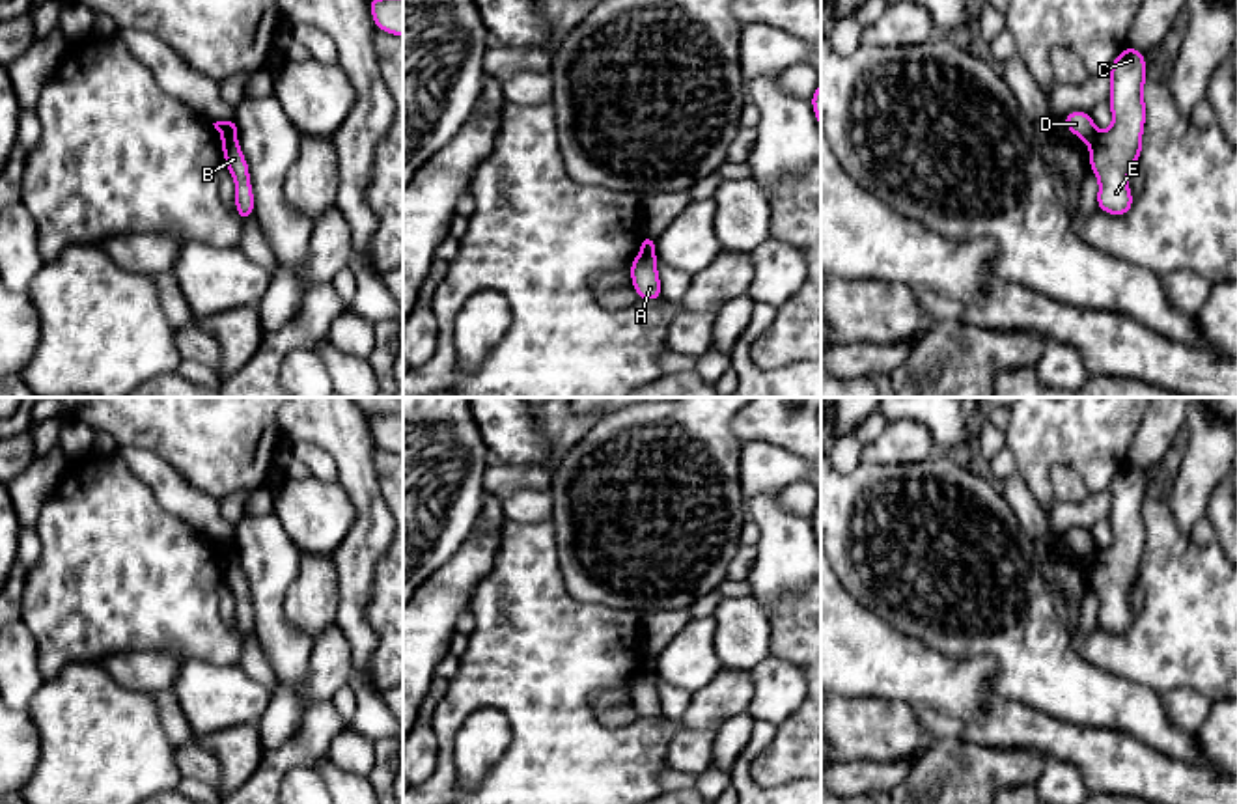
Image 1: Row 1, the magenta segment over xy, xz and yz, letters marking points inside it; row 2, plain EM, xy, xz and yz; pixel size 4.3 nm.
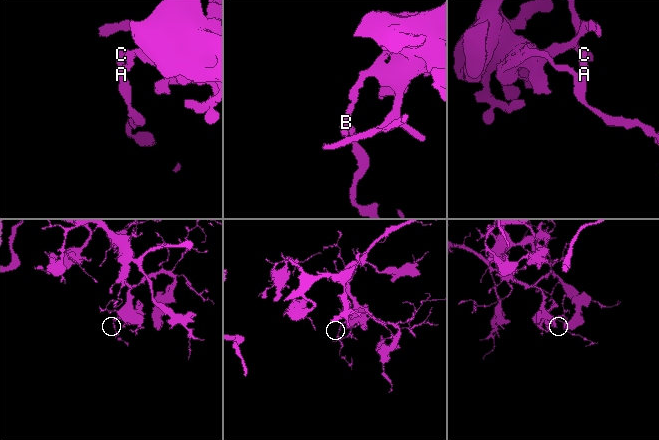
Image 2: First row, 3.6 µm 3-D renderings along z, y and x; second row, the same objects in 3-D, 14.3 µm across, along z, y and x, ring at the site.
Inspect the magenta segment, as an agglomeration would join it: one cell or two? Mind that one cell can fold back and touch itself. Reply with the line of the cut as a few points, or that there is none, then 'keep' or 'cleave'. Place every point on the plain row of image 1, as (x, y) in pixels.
cut in xy along (236, 553), (222, 556); cleave

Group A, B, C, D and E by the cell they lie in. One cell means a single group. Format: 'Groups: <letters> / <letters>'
Groups: A B C E / D

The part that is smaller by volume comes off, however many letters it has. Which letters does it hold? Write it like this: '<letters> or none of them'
A, B, C, E

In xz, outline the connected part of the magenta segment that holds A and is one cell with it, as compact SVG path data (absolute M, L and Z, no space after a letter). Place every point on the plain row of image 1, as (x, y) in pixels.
M655 670L638 672L631 679L631 701L640 718L662 716L657 681L659 681L659 677L657 677Z

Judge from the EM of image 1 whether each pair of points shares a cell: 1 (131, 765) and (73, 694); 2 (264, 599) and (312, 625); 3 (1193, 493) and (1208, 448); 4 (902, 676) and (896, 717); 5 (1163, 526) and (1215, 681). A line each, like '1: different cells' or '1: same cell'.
1: same cell
2: different cells
3: same cell
4: different cells
5: same cell

